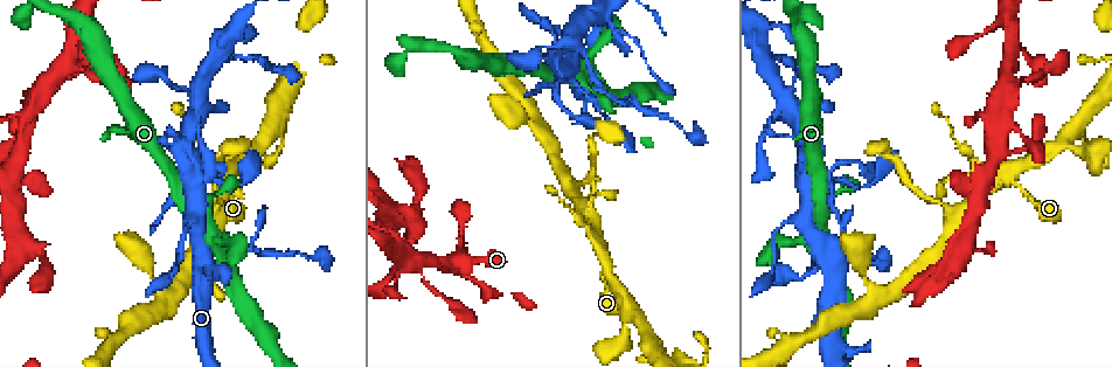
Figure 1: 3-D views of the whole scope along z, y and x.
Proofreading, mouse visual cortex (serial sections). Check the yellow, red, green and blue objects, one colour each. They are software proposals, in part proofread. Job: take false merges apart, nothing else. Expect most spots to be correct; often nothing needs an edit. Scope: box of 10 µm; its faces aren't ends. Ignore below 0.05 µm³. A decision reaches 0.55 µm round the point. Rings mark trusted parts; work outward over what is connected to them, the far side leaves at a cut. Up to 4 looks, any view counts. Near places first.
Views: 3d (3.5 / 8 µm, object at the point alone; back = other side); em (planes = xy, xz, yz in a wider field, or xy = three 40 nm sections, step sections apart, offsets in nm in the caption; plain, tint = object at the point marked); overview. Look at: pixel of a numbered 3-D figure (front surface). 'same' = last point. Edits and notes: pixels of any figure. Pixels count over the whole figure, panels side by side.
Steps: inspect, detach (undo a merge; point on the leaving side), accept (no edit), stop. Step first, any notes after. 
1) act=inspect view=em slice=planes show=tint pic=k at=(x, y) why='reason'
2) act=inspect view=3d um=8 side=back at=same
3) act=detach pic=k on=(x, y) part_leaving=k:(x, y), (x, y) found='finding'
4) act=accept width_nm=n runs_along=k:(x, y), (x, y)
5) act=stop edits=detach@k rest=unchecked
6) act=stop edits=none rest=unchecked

act=inspect view=3d um=3.5 pic=1 at=(214, 183) why='small branch off a trunk'

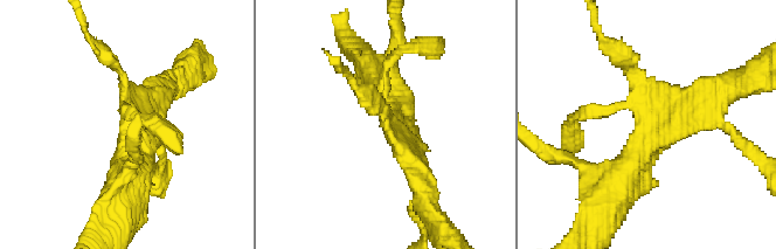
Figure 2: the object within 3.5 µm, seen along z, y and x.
act=inspect view=em slice=xy step=1 show=tint pic=2 at=(395, 128) why='now the EM'

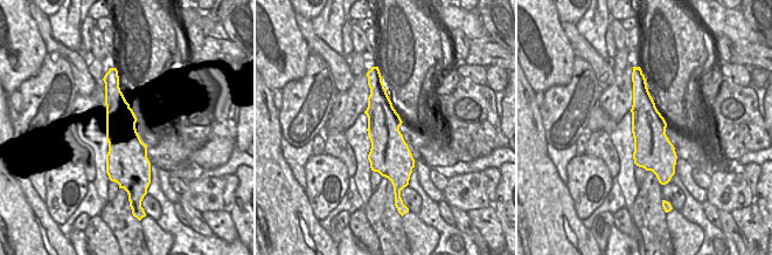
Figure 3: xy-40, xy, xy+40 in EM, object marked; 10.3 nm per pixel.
act=accept runs_along=3:(640, 78), (662, 177) found='one cell here'

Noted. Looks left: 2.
act=inspect view=3d um=3.5 pic=1 at=(198, 106) why='small branch off a trunk'

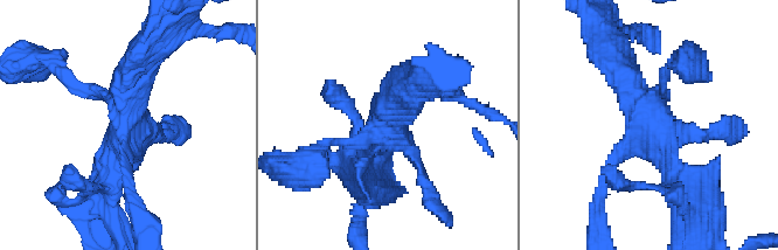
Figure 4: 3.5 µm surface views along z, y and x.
act=inspect view=em slice=xy step=2 show=tint pic=4 at=(388, 134) why='now the EM'

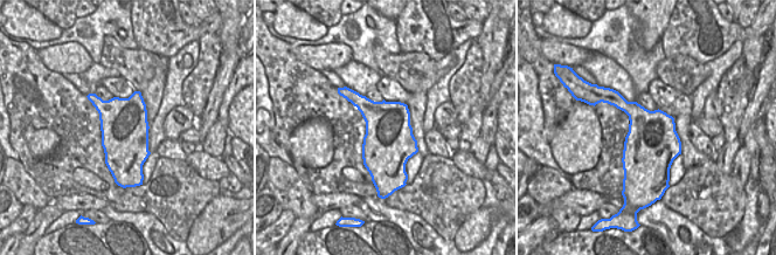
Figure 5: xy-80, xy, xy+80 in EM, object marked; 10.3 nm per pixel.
act=accept runs_along=4:(689, 192), (618, 62) found='continuous, no second cell'

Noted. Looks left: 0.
act=stop edits=none rest=unchecked

